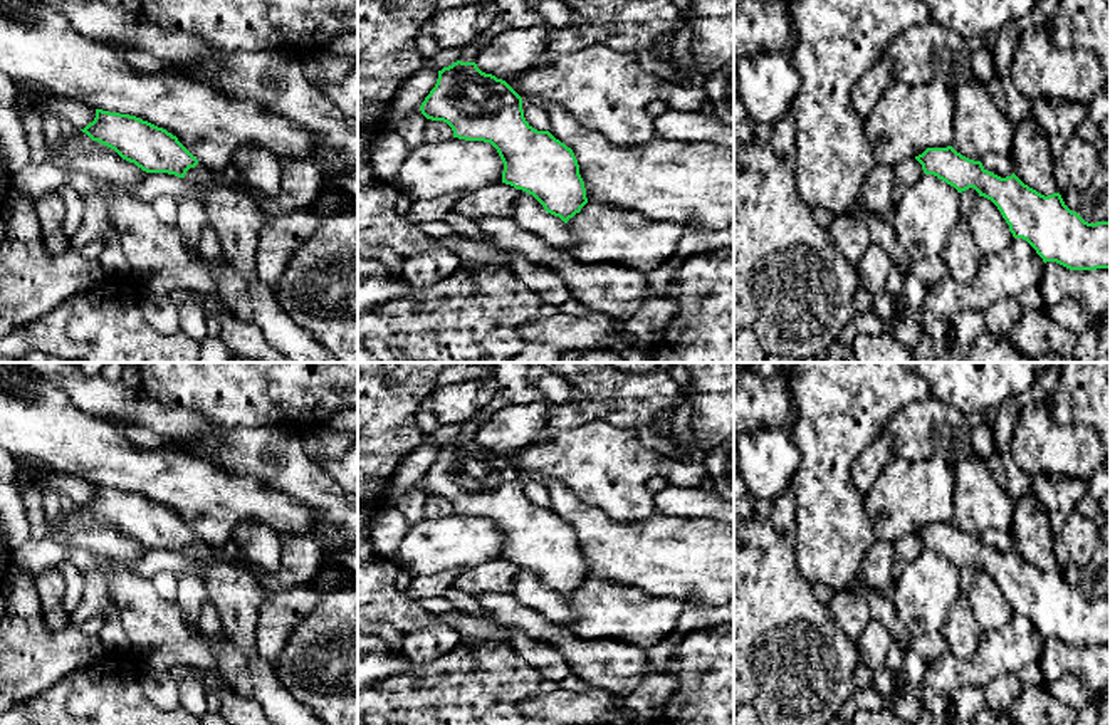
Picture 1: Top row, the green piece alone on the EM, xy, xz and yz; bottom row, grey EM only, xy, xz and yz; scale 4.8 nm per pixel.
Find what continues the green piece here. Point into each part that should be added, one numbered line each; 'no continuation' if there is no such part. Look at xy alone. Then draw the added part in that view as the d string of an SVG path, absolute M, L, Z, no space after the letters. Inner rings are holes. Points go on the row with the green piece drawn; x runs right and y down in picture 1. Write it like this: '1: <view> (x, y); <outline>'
1: xy (235, 215); M200 161L183 178L200 191L208 223L215 228L223 257L247 279L257 272L255 253L262 228L270 222L265 208L247 191L215 181Z

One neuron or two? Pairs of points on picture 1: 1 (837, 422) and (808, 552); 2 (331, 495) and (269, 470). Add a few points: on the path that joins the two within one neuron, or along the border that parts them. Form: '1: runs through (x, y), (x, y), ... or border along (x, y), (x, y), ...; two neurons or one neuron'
1: runs through (827, 453), (827, 521); one neuron
2: runs through (316, 489), (294, 472), (284, 470); one neuron

